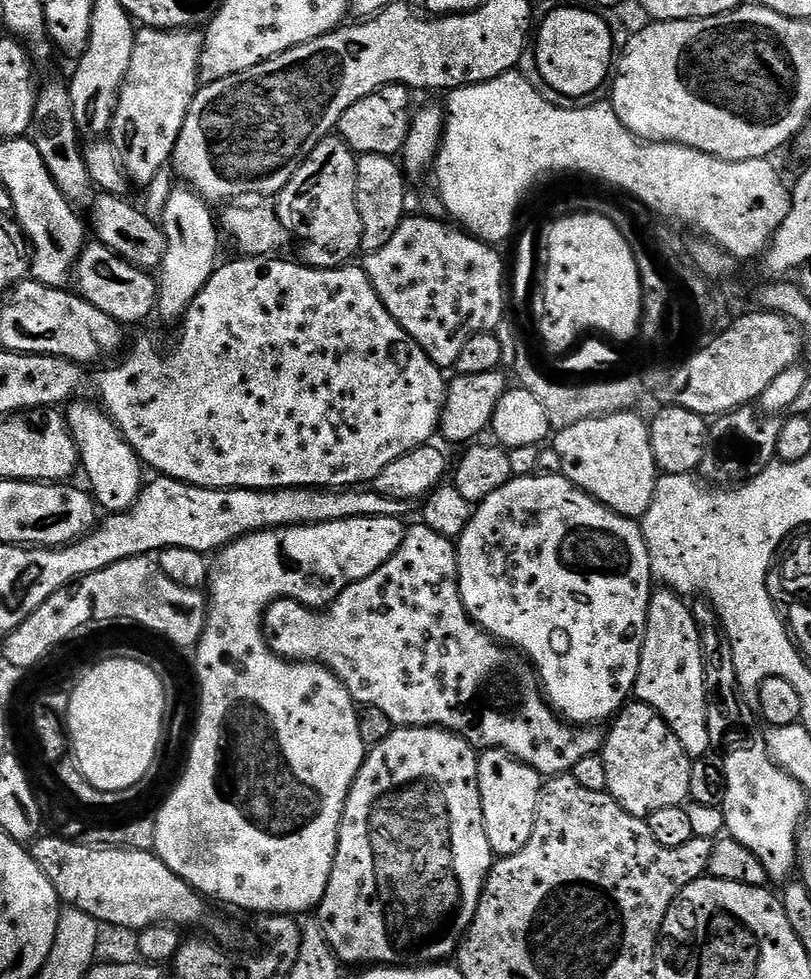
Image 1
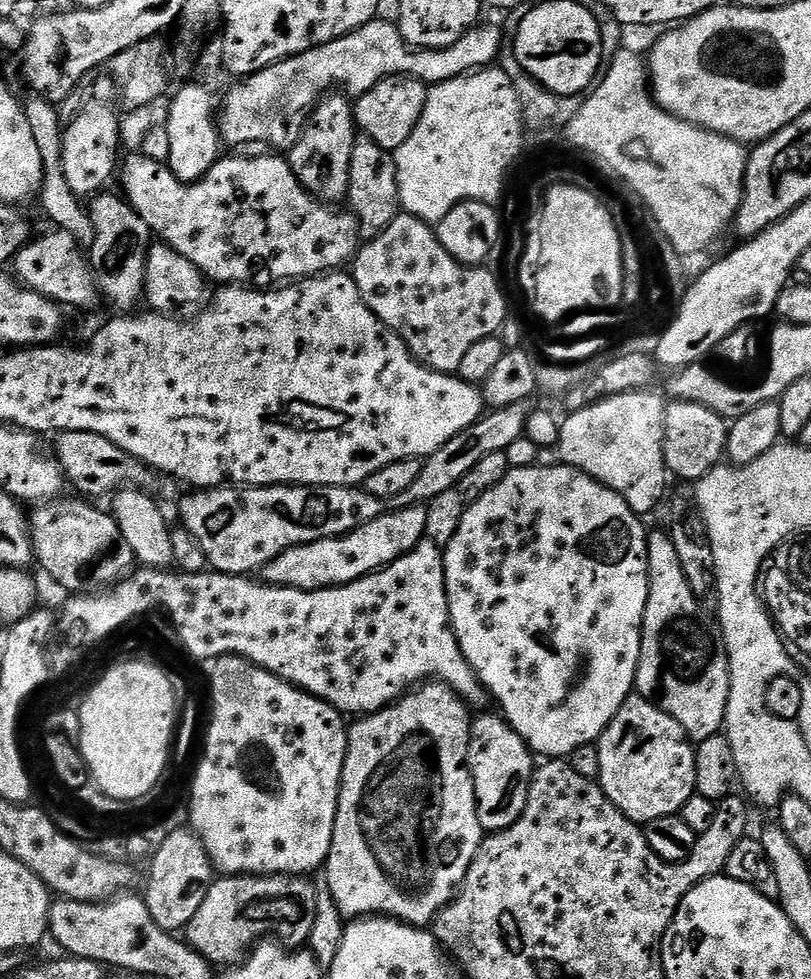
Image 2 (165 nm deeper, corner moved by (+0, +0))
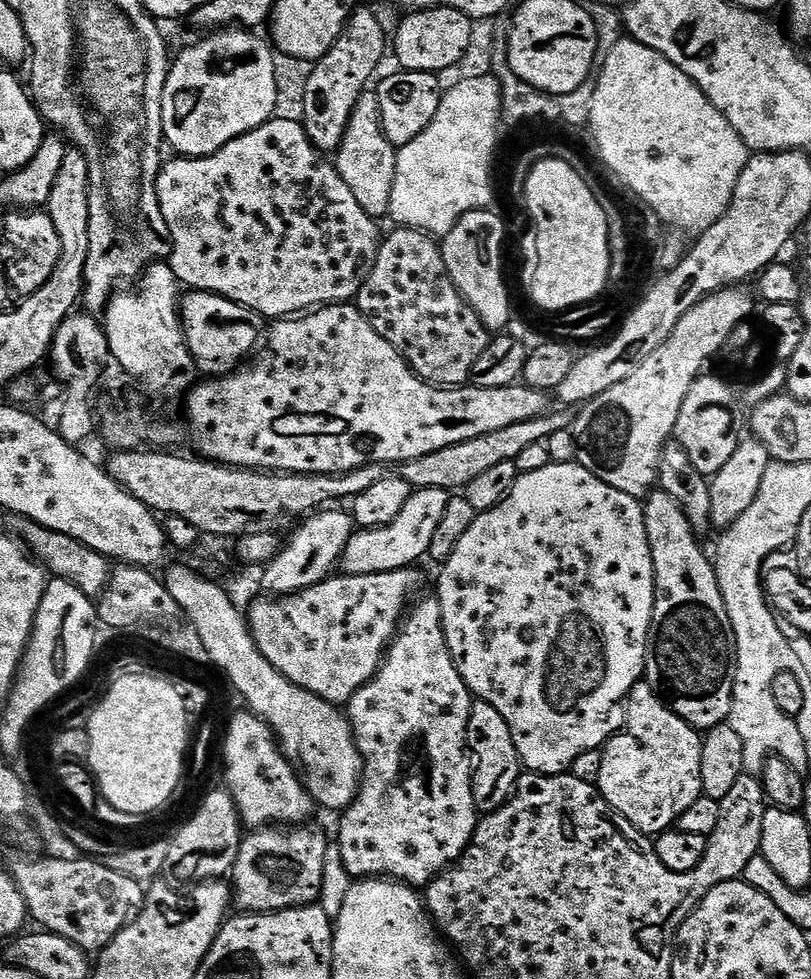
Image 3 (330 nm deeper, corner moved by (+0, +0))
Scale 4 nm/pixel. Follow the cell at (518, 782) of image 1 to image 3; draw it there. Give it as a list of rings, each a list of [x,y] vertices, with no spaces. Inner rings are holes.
[[[476,700],[470,710],[470,722],[468,723],[468,750],[474,761],[472,765],[472,797],[477,813],[487,814],[498,810],[512,797],[516,790],[516,784],[522,775],[520,755],[514,746],[514,738],[510,738],[510,726],[506,726],[506,718],[494,710],[485,700]]]

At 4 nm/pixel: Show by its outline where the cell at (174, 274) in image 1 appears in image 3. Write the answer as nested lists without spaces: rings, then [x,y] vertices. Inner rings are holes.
[[[239,26],[225,27],[223,30],[213,31],[209,40],[200,40],[197,44],[182,49],[180,57],[171,61],[162,94],[162,122],[164,139],[167,147],[176,151],[173,153],[184,158],[212,156],[234,138],[252,132],[277,115],[277,57],[273,49],[267,43],[264,45],[256,34],[255,31]]]

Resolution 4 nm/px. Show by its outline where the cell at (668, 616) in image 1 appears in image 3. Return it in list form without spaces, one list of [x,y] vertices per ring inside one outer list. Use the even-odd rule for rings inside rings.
[[[656,490],[643,501],[646,538],[652,555],[656,597],[648,649],[644,663],[646,683],[656,691],[666,707],[674,710],[691,728],[707,730],[725,723],[731,714],[733,672],[736,669],[736,635],[718,586],[715,563],[704,553],[701,539],[690,526],[682,506],[670,494]]]

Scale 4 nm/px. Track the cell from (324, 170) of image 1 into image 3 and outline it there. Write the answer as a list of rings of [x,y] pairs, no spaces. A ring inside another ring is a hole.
[[[357,7],[356,11],[349,17],[344,25],[344,33],[334,42],[334,46],[318,61],[315,61],[312,73],[308,76],[308,81],[304,84],[304,116],[302,123],[310,142],[315,148],[320,149],[325,154],[335,153],[340,147],[342,138],[346,132],[346,126],[350,122],[350,114],[358,102],[358,98],[366,91],[368,79],[372,72],[380,68],[380,63],[384,60],[384,51],[390,48],[390,40],[384,37],[384,24],[376,17],[376,12],[372,8]]]

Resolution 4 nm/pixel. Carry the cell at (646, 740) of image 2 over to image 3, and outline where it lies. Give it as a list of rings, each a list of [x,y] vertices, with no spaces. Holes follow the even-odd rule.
[[[646,682],[635,684],[630,690],[624,713],[624,727],[602,749],[602,774],[598,785],[604,800],[618,814],[622,814],[634,827],[649,838],[673,827],[676,819],[702,795],[702,736],[691,728],[674,710],[670,710],[660,695]]]

